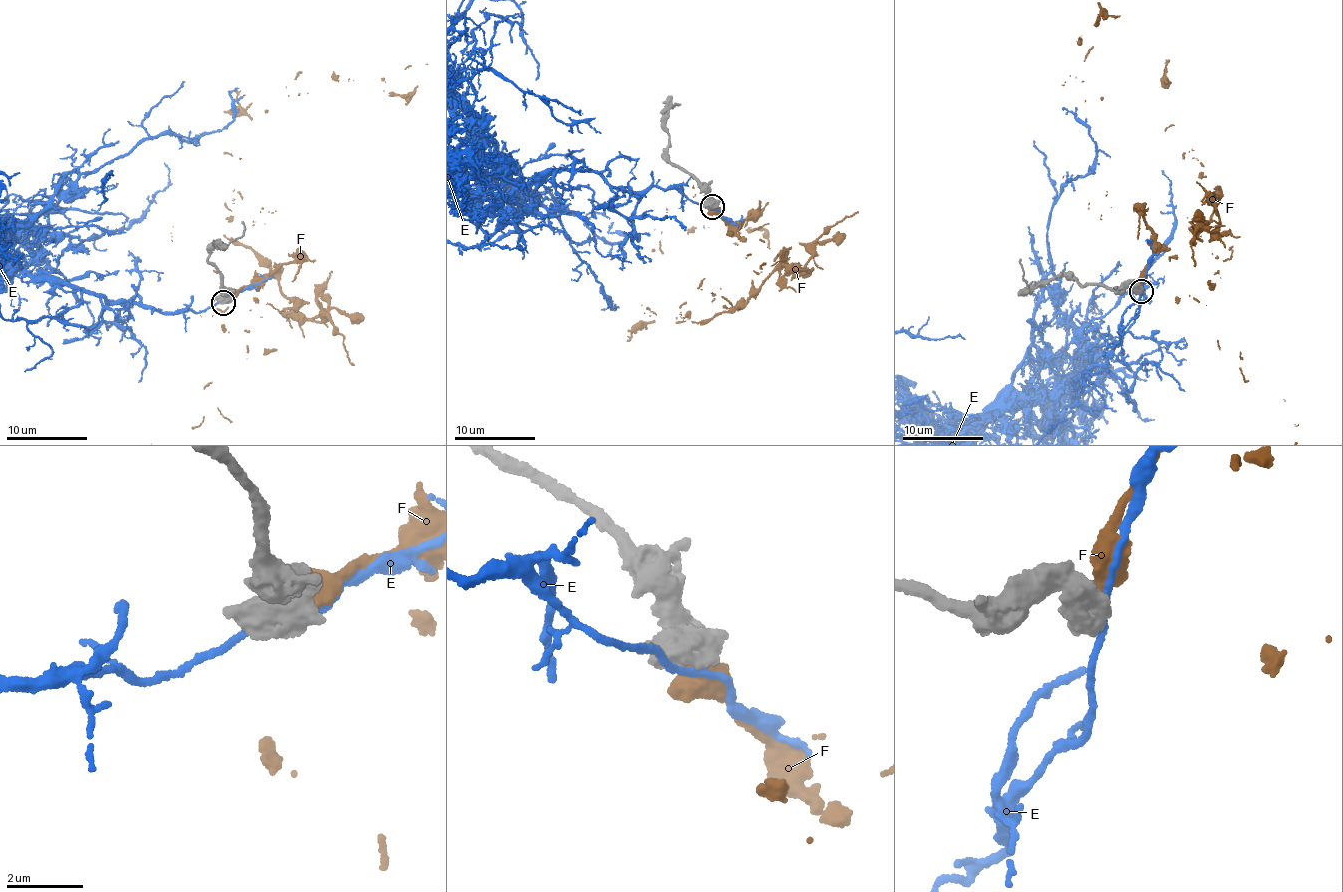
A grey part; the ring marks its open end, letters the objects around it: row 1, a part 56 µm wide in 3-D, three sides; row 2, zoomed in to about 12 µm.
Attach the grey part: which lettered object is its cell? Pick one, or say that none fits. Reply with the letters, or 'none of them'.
none of them

